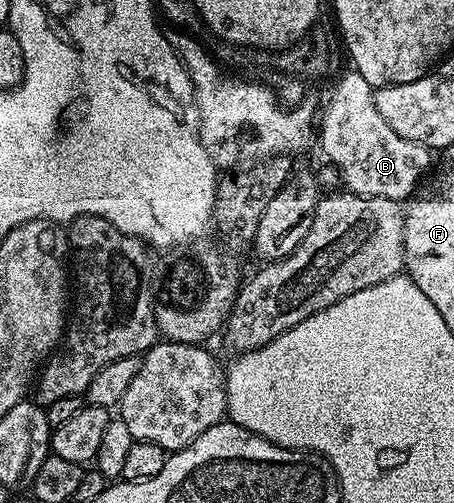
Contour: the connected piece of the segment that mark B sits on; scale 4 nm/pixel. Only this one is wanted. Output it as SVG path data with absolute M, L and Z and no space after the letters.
M349 69L348 72L343 74L341 79L336 83L323 111L323 117L321 119L321 147L330 160L328 162L338 173L340 182L342 183L343 181L345 183L344 188L348 192L361 194L362 197L391 198L398 202L406 200L414 194L413 189L428 169L432 157L431 151L426 145L419 144L415 140L407 140L403 136L399 136L391 127L389 127L389 123L386 123L385 119L382 118L381 113L377 111L373 87L365 82L364 77L354 69Z

